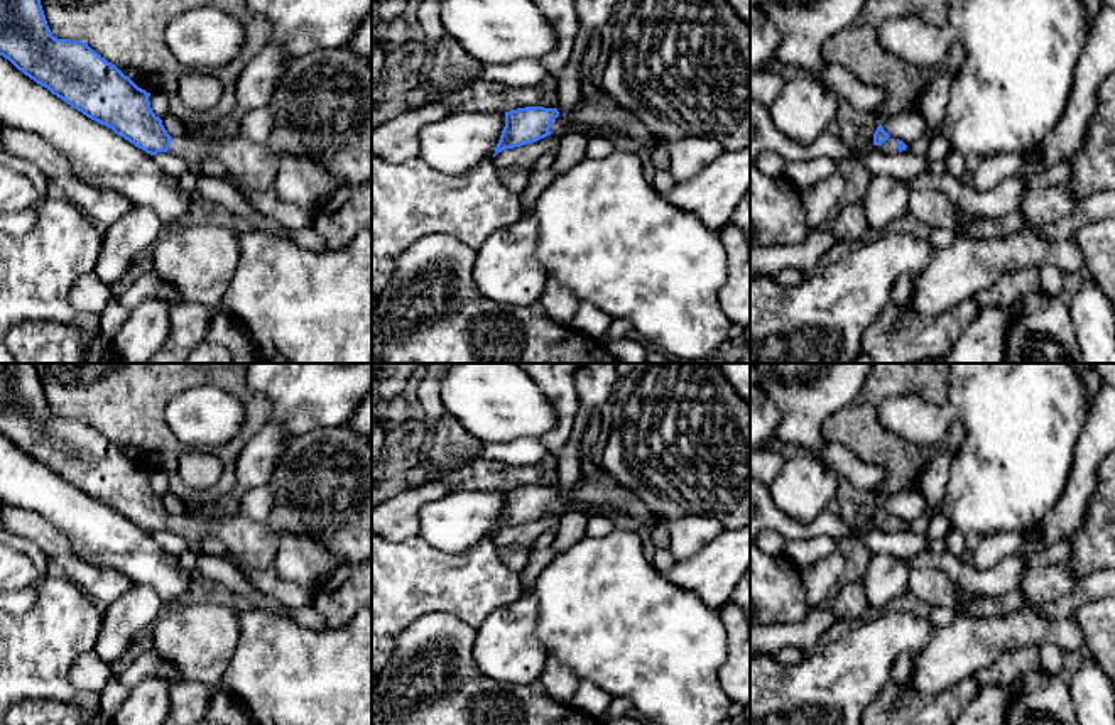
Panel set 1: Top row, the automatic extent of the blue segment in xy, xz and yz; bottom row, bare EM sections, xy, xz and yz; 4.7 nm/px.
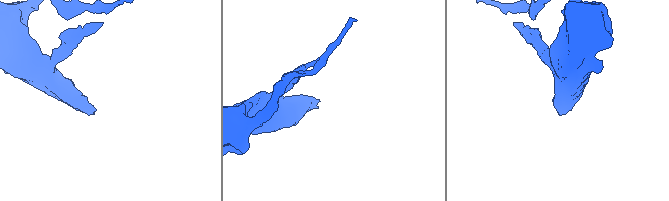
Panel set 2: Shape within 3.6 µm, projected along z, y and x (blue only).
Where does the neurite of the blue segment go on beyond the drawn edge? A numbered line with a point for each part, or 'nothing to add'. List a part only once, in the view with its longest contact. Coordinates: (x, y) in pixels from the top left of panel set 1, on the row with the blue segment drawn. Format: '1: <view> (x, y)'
1: xz (588, 115)

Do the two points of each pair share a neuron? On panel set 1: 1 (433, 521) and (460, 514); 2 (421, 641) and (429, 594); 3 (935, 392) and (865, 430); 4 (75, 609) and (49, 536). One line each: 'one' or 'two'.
1: one
2: two
3: one
4: two

